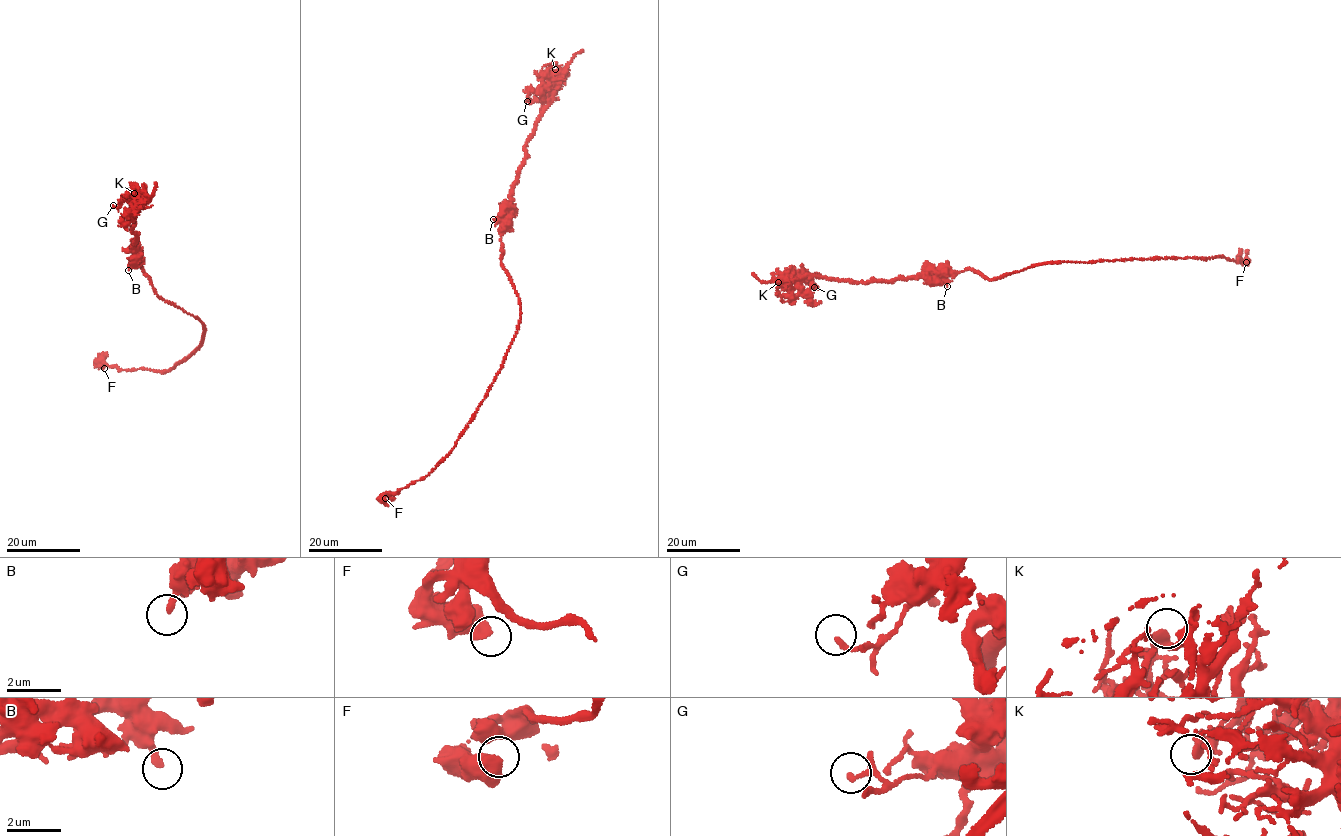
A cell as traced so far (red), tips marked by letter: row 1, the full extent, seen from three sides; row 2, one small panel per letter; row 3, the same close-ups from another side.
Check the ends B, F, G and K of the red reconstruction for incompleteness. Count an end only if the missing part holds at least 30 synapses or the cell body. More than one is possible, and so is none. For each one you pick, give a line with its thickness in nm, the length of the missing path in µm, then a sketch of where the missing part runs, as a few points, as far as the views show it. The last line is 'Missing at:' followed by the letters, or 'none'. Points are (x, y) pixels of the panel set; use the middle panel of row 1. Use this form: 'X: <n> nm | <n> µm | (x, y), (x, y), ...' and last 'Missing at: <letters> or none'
Missing at: none

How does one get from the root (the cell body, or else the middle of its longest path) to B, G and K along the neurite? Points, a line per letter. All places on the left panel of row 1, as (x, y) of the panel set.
B: (185, 311), (159, 297), (149, 277), (134, 261), (128, 270)
G: (185, 311), (154, 292), (132, 257), (136, 236), (131, 214), (138, 202), (127, 198), (113, 205)
K: (185, 311), (154, 292), (132, 257), (136, 236), (131, 214), (138, 202), (129, 190), (134, 193)

